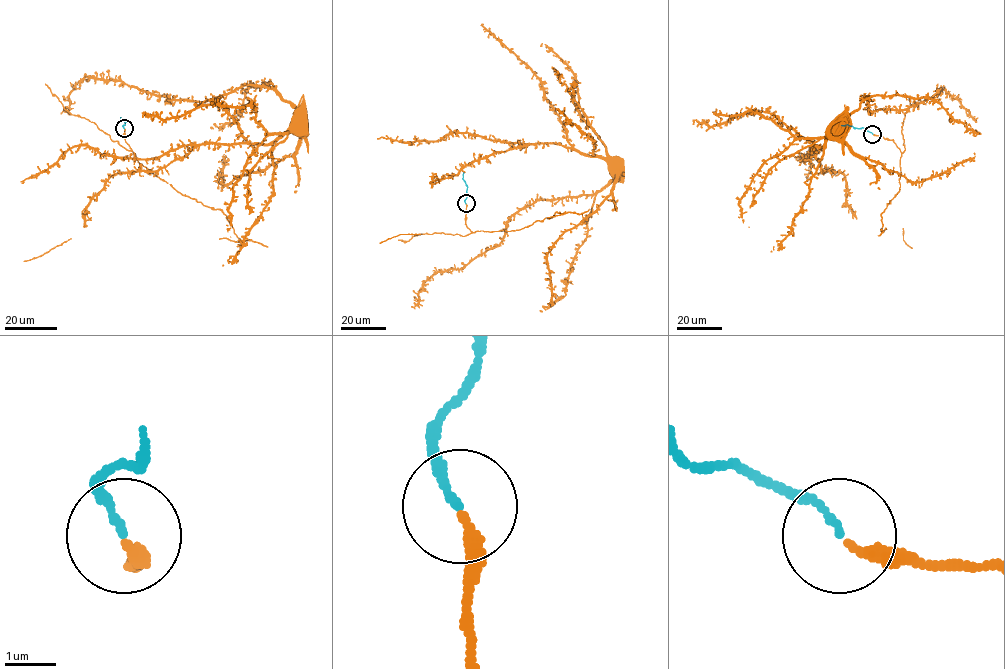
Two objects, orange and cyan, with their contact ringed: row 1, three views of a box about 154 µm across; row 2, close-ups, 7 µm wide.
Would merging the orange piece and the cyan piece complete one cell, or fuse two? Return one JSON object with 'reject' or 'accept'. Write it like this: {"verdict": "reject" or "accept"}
{"verdict": "accept"}

